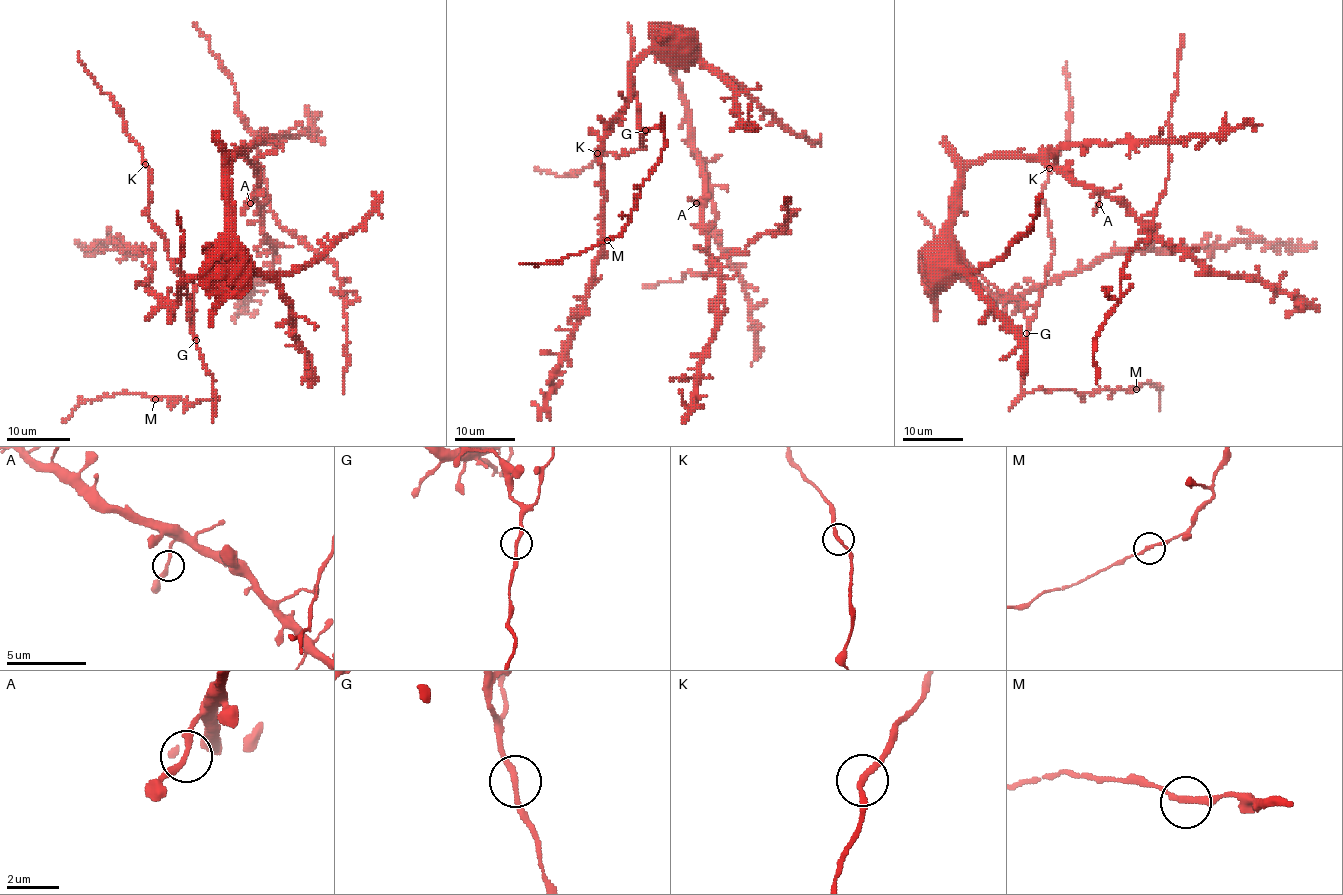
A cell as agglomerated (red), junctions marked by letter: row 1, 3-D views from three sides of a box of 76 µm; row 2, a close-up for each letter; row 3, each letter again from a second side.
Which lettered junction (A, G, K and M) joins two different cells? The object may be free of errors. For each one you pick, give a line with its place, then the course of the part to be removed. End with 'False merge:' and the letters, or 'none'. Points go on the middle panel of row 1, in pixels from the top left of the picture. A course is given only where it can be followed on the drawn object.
False merge: none

